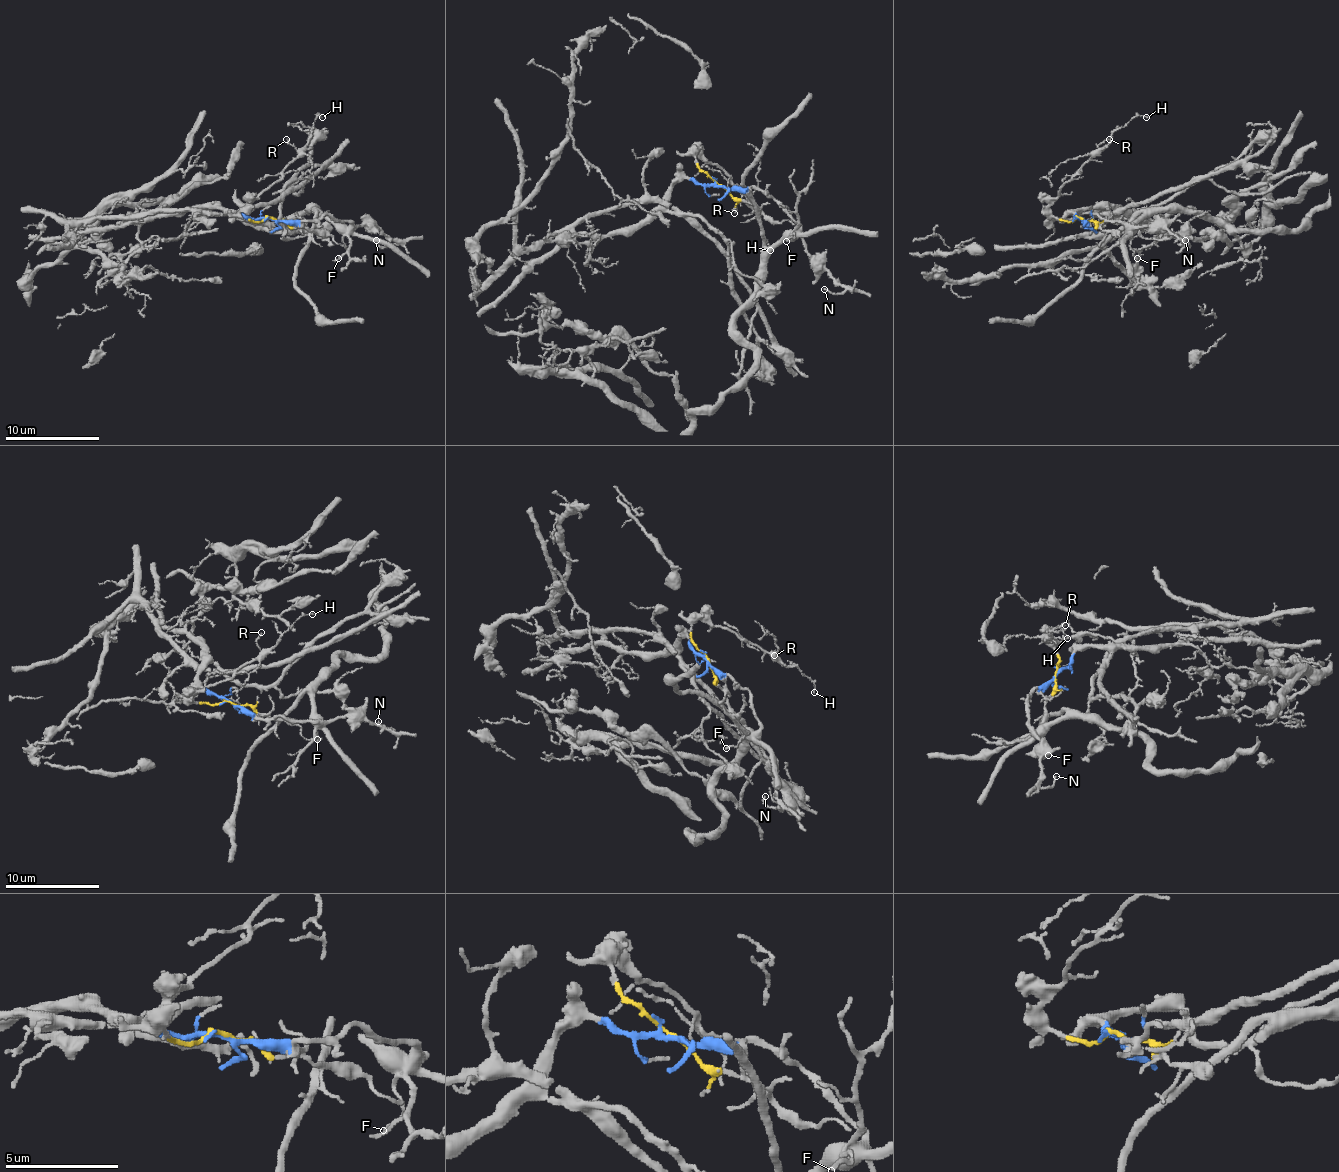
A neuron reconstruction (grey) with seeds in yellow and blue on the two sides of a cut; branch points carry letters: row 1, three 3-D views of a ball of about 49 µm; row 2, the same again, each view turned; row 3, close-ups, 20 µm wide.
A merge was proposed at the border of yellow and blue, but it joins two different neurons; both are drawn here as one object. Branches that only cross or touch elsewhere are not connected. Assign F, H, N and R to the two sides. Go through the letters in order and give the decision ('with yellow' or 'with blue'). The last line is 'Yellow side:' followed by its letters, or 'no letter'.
F: with blue
H: with yellow
N: with blue
R: with yellow
Yellow side: H, R

